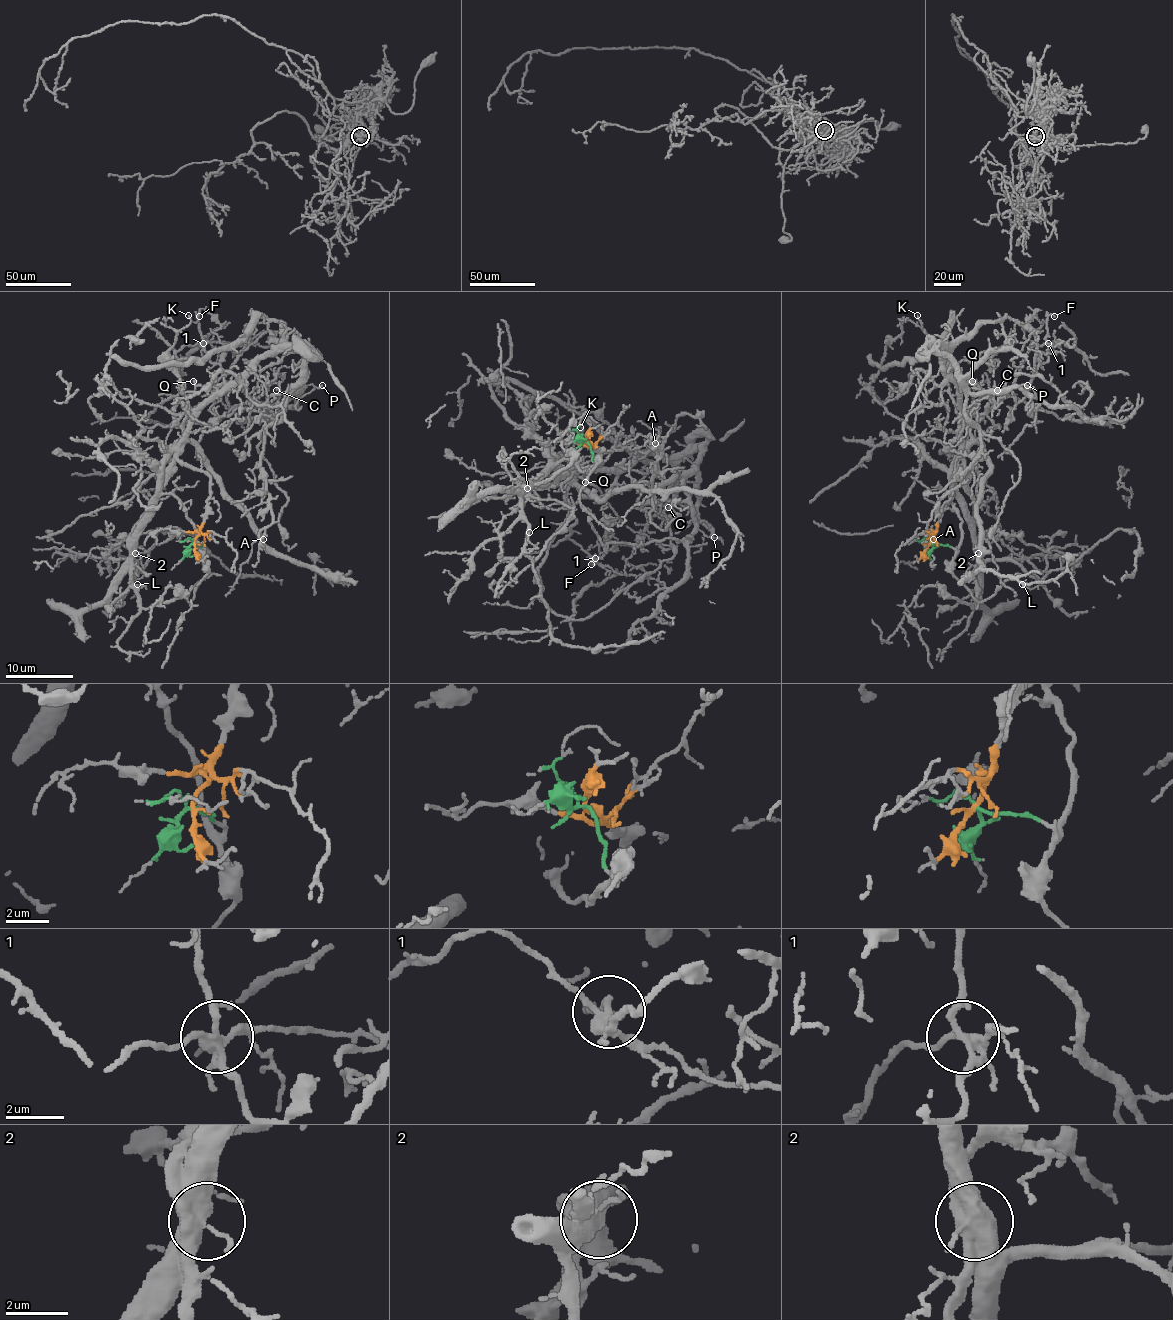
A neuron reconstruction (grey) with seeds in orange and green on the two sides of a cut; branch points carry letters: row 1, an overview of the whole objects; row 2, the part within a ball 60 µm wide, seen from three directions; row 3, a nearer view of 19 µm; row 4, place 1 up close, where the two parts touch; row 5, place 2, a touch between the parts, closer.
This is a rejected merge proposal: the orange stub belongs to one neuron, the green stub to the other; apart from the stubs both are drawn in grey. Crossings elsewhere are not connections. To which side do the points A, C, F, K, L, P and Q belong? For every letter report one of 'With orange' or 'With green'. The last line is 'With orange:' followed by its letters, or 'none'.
A: With orange
C: With orange
F: With orange
K: With green
L: With green
P: With orange
Q: With orange
With orange: A, C, F, P, Q

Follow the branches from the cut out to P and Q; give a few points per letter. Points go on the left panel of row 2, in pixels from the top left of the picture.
P: (195, 542), (210, 490), (208, 476), (178, 458), (186, 424), (281, 350), (308, 348), (293, 394), (321, 385)
Q: (195, 542), (210, 496), (210, 478), (202, 471), (188, 468), (178, 453), (191, 414), (212, 392), (193, 380)

